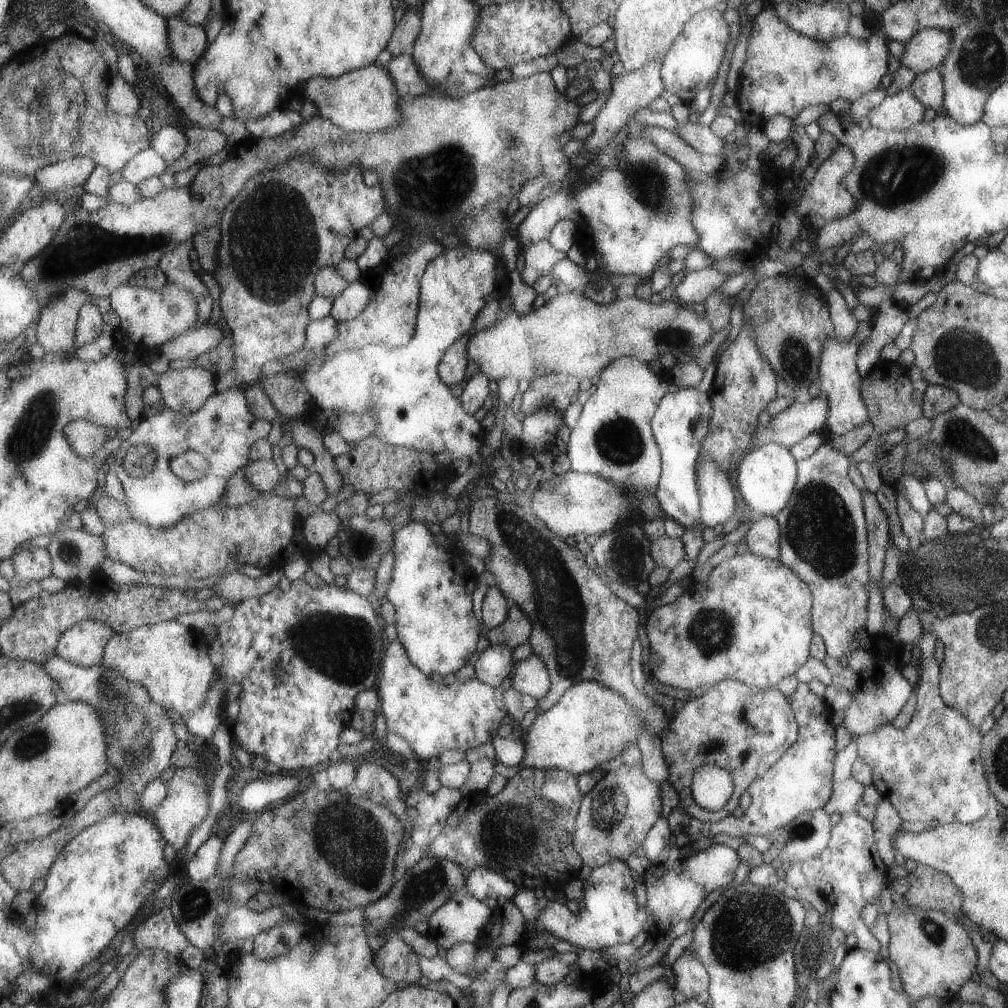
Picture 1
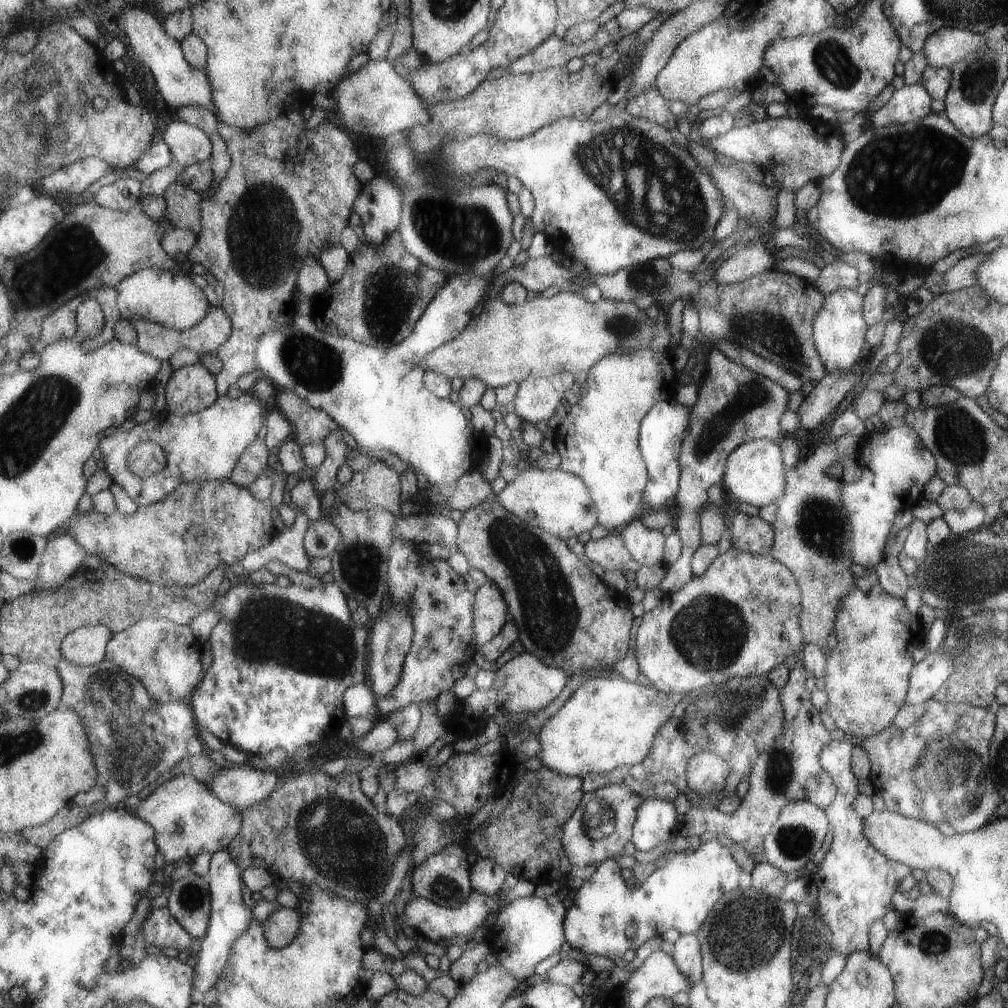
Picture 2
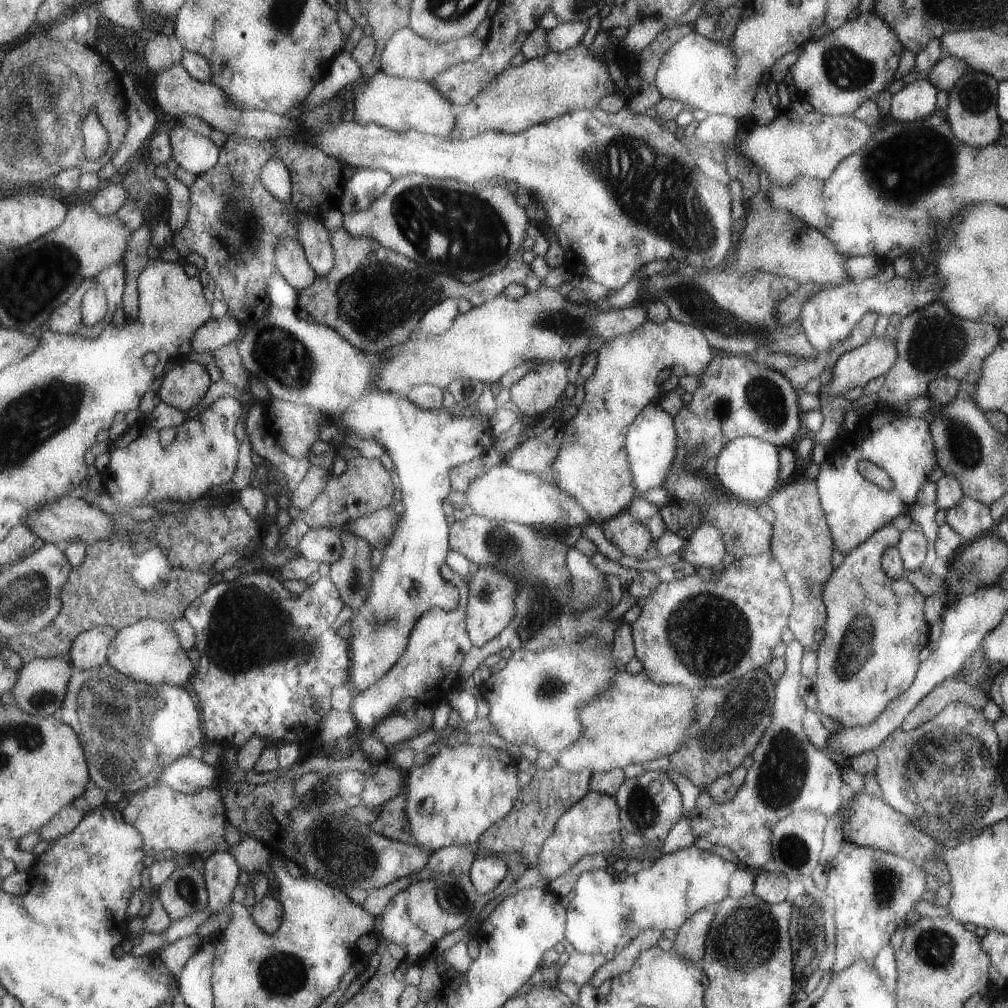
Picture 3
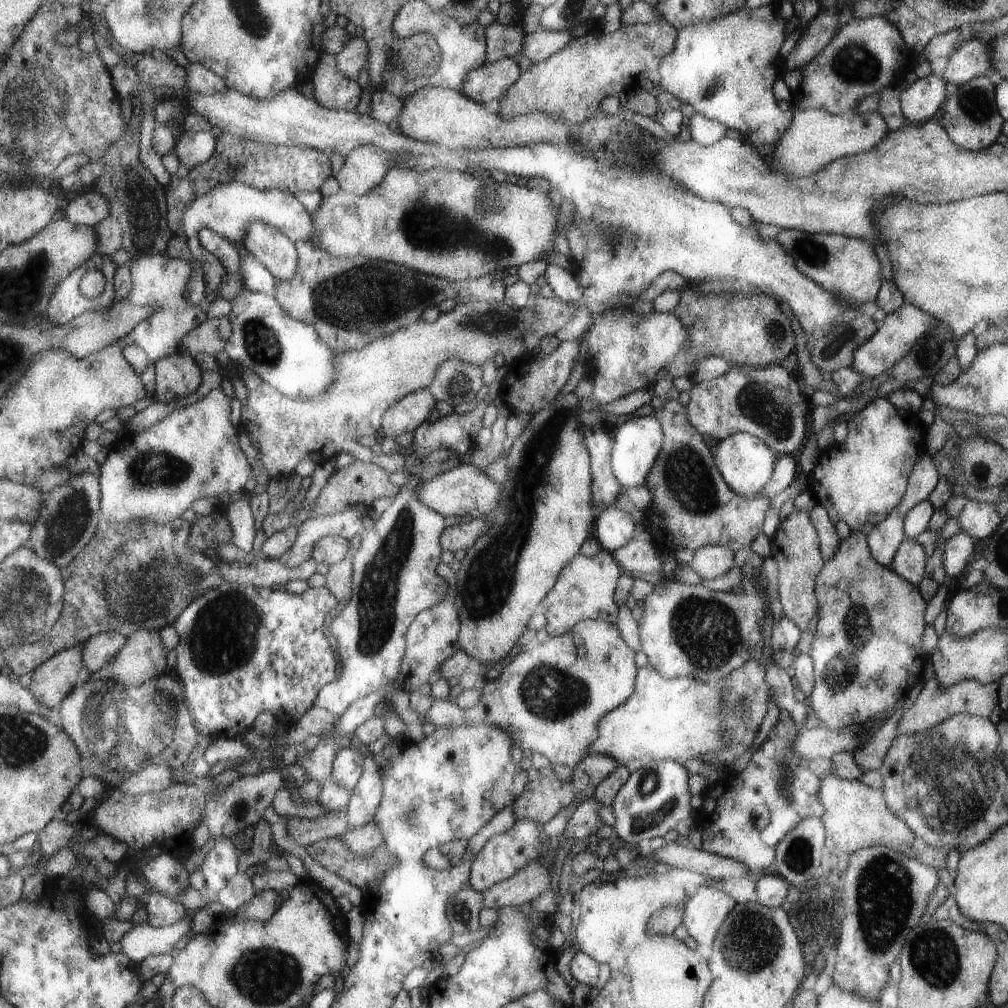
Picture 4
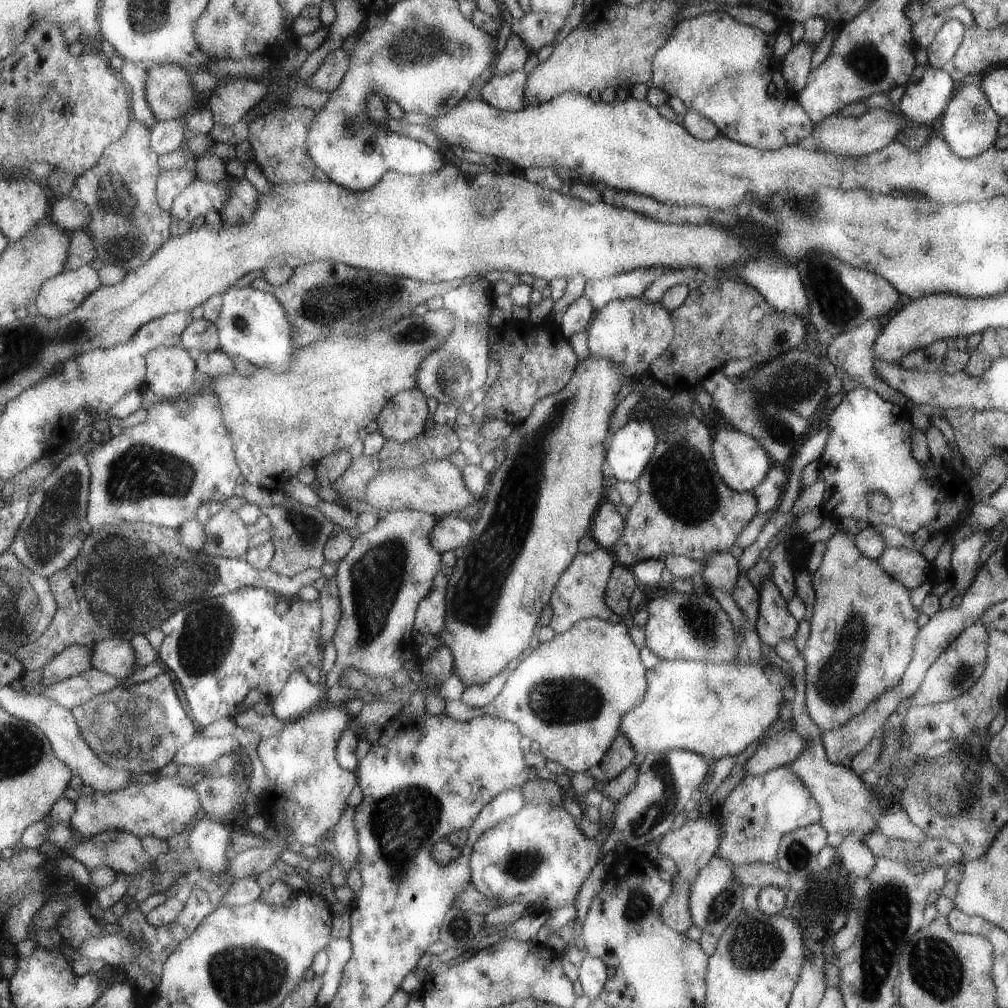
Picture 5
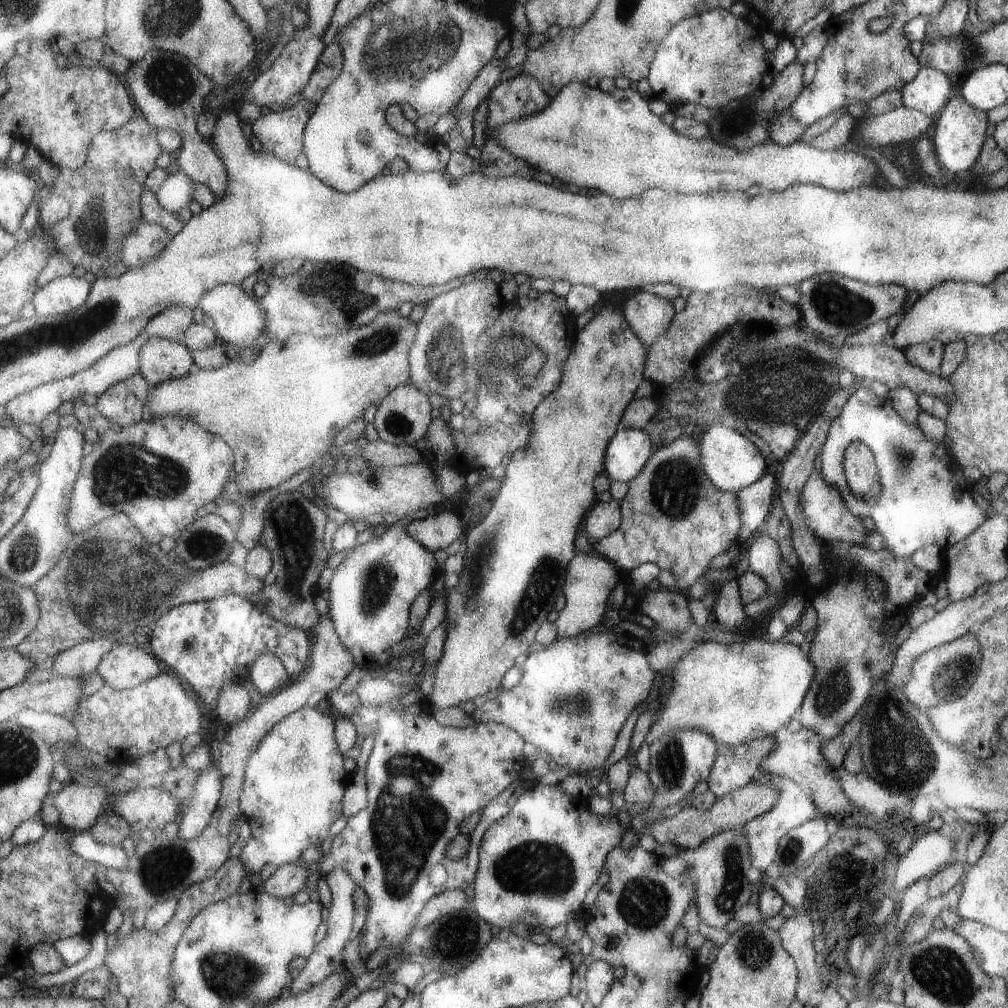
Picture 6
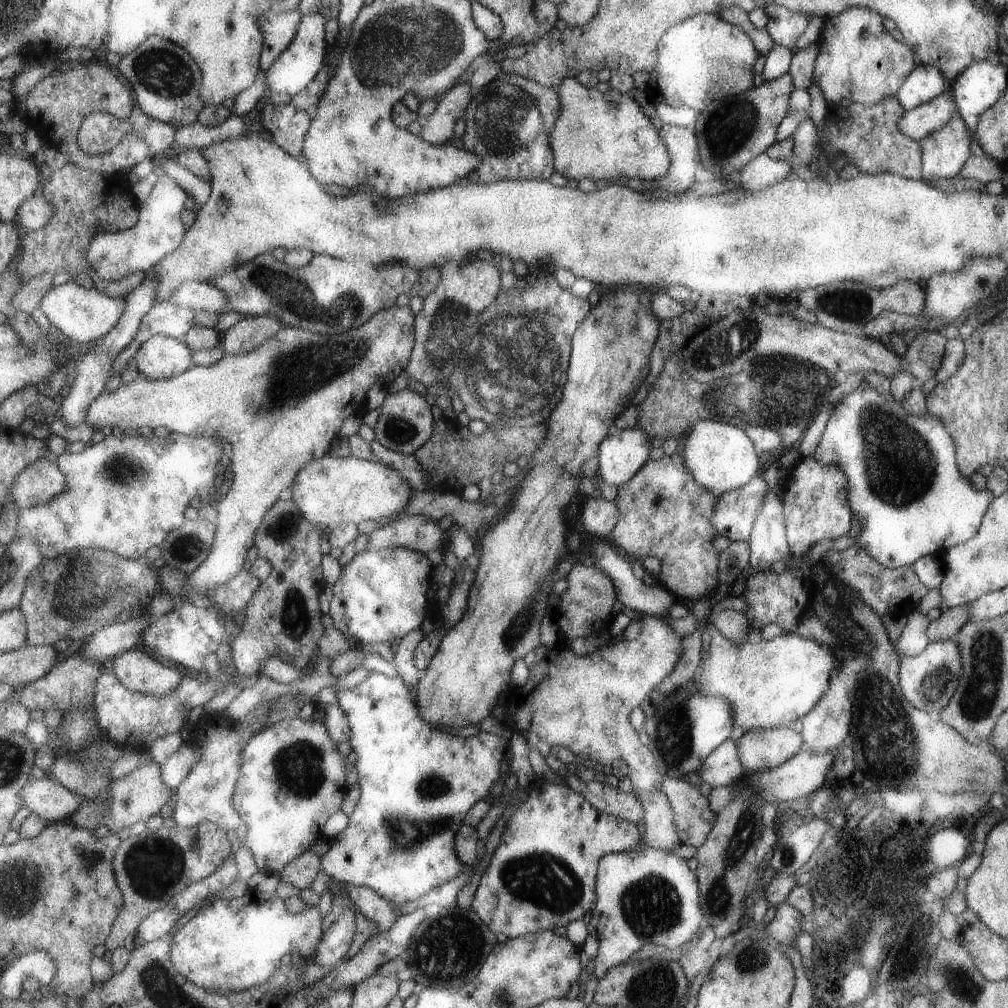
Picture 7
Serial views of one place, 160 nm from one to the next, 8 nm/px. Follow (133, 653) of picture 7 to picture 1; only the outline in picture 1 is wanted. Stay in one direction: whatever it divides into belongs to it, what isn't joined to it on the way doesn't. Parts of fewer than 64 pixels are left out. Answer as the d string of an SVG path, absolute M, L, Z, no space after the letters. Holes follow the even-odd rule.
M82 620L60 636L56 652L65 660L84 667L101 665L106 646L116 634L110 624Z

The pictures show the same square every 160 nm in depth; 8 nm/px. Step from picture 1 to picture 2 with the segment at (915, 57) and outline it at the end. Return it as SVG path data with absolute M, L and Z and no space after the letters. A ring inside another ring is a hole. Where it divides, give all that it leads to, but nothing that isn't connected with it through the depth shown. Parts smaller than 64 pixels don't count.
M941 27L924 40L921 52L930 67L950 67L967 58L978 44L984 44L983 36L966 29Z

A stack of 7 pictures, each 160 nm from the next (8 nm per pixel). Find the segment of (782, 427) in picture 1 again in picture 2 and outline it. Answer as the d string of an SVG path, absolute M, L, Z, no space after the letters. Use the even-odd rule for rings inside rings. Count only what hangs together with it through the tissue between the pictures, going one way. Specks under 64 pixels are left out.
M862 360L851 367L849 371L825 373L794 410L798 428L810 431L819 427L830 412L835 412L837 404L852 390L867 368L867 364L868 361Z

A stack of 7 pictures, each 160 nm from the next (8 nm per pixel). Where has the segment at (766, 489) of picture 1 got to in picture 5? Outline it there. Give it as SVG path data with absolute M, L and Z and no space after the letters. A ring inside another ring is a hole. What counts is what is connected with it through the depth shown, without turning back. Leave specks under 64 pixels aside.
M721 428L711 436L710 453L714 467L727 488L740 493L751 491L765 478L771 466L771 460L764 448L752 436L733 429L721 430Z

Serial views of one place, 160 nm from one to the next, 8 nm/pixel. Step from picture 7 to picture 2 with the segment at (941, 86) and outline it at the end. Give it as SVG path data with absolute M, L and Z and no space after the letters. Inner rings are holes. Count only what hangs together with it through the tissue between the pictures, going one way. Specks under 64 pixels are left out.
M919 81L903 85L898 90L895 89L889 100L871 114L871 124L873 127L884 127L919 120L930 114L930 102L930 96Z

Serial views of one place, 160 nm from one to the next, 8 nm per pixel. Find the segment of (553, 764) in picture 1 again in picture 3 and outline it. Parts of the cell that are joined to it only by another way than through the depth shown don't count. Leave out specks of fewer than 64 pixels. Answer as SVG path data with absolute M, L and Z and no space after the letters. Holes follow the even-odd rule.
M621 671L613 684L579 708L579 724L583 734L575 744L557 757L567 772L589 768L591 772L624 769L627 765L668 757L685 742L689 722L693 722L693 693L687 688L654 684L644 671L629 674Z

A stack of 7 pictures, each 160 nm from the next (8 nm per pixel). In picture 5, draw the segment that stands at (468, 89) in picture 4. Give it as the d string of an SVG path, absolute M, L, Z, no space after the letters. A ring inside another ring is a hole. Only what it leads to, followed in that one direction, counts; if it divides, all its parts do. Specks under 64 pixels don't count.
M523 69L489 78L480 86L478 97L498 109L521 110L525 107L525 87L528 78L529 75Z

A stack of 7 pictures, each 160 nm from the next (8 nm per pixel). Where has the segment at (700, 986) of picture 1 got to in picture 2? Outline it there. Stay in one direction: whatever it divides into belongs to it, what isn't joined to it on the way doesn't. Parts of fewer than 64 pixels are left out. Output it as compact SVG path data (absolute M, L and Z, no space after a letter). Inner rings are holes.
M680 933L671 948L671 958L686 979L695 984L701 980L702 960L695 933Z

